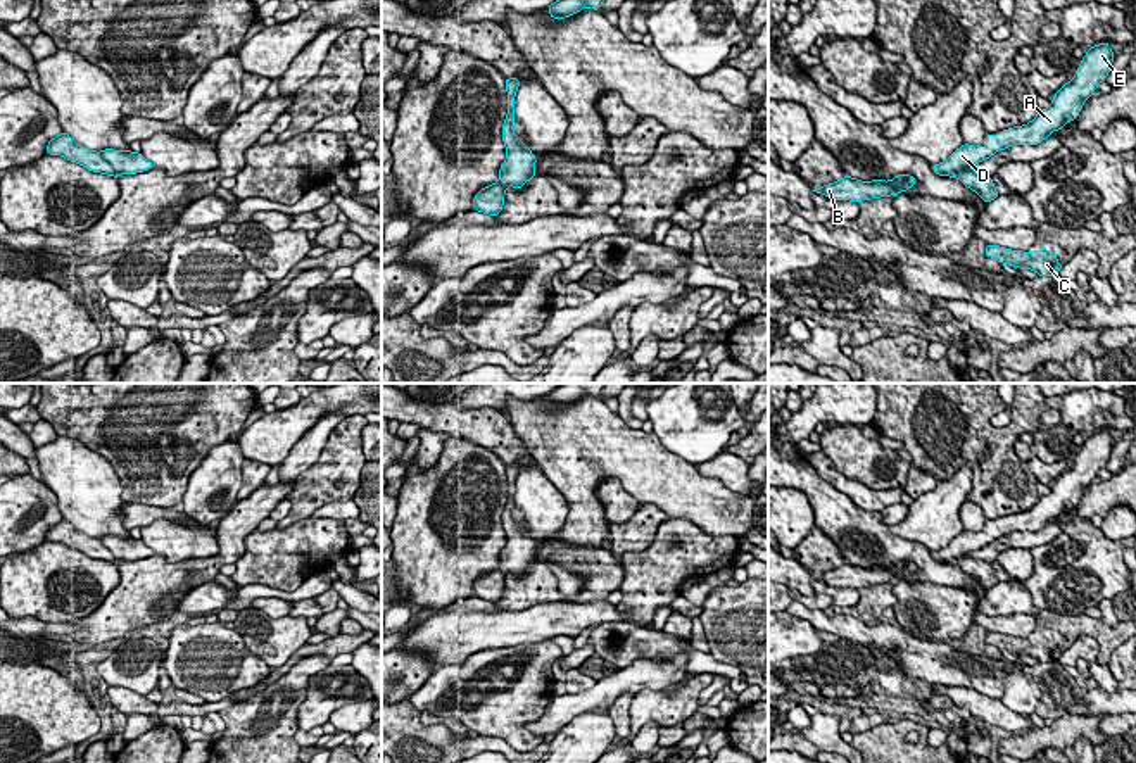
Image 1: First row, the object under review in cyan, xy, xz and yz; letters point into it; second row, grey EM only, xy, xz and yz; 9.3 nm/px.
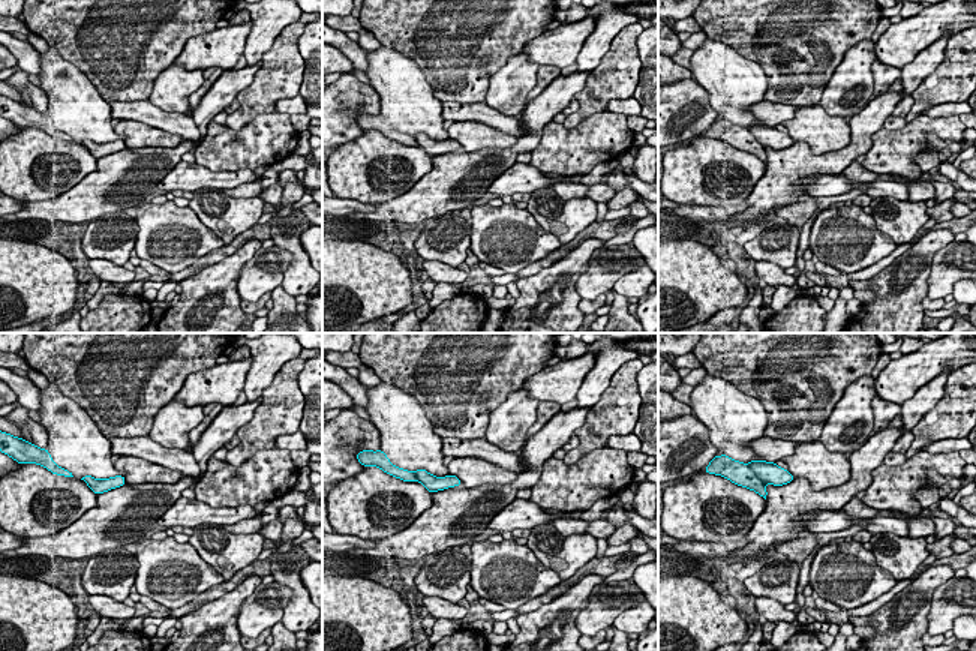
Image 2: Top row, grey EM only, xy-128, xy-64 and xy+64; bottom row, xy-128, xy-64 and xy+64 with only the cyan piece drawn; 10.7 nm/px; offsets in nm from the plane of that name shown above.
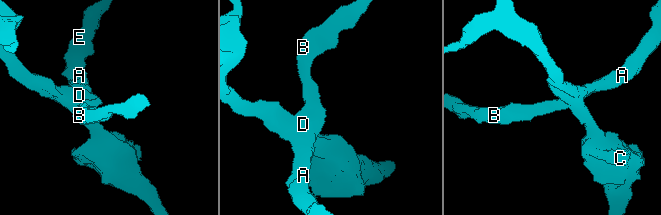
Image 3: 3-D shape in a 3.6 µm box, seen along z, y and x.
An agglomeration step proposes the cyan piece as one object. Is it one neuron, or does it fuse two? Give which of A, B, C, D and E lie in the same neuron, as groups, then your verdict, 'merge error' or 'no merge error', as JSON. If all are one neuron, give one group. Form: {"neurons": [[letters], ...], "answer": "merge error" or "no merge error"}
{"neurons": [["A", "B", "D", "E"], ["C"]], "answer": "merge error"}

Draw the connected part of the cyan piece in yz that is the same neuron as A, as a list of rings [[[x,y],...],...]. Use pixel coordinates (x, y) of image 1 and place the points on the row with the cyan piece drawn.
[[[1107,41],[1091,47],[1074,78],[1055,93],[1051,105],[1039,110],[1031,123],[1003,129],[998,135],[988,135],[981,145],[963,143],[946,161],[932,164],[932,171],[939,176],[958,178],[958,169],[979,164],[1003,148],[1041,143],[1051,131],[1062,129],[1079,116],[1082,104],[1108,76],[1114,57]]]

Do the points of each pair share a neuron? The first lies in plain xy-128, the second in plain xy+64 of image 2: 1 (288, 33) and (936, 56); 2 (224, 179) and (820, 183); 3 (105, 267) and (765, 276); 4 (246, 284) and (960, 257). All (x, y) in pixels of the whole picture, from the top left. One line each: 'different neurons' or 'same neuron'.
1: different neurons
2: same neuron
3: same neuron
4: same neuron

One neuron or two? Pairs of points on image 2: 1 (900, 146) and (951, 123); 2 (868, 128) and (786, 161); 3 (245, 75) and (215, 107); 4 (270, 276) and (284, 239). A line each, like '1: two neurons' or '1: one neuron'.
1: one neuron
2: one neuron
3: one neuron
4: two neurons

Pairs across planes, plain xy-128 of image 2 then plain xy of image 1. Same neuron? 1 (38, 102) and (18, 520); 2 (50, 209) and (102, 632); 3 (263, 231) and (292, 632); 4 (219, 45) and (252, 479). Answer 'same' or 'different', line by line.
1: same
2: same
3: different
4: different

